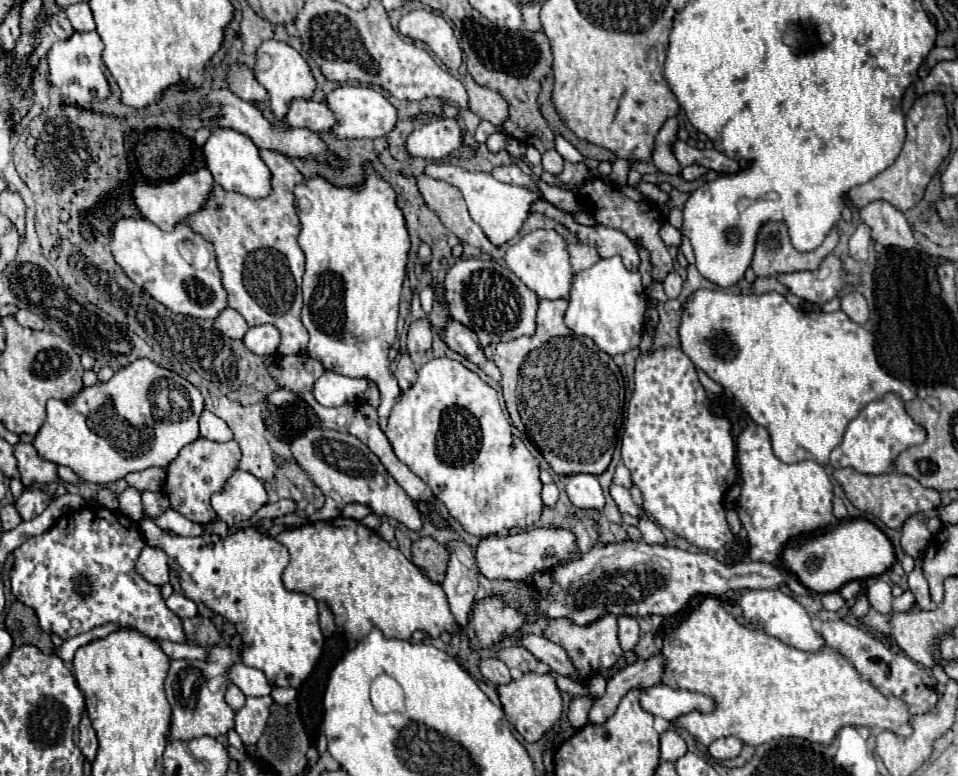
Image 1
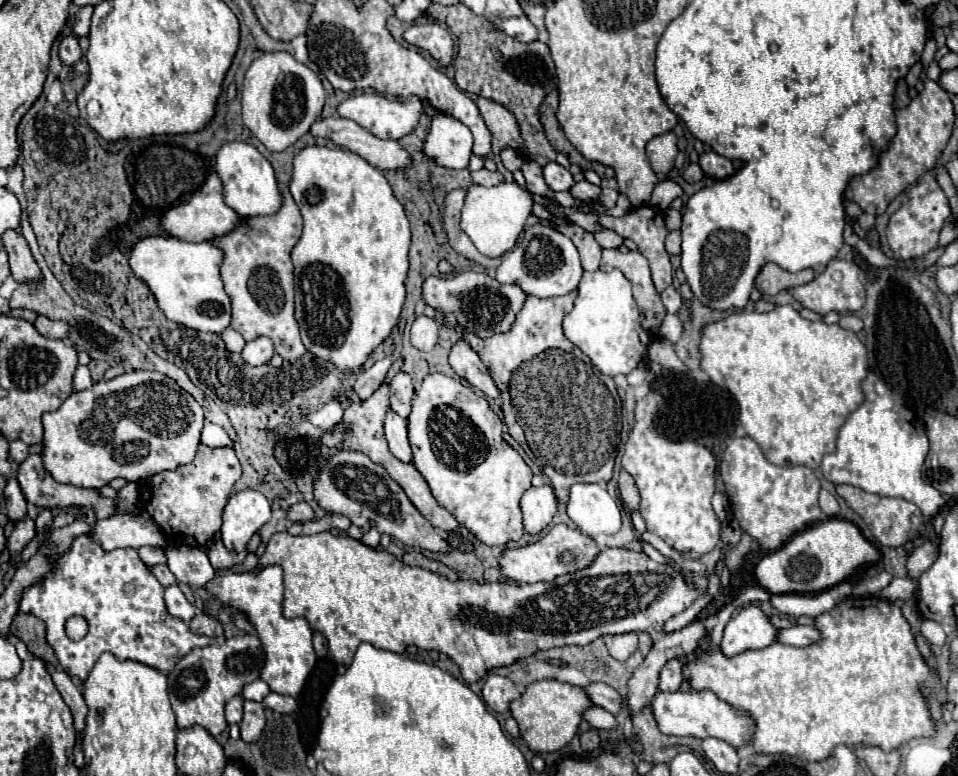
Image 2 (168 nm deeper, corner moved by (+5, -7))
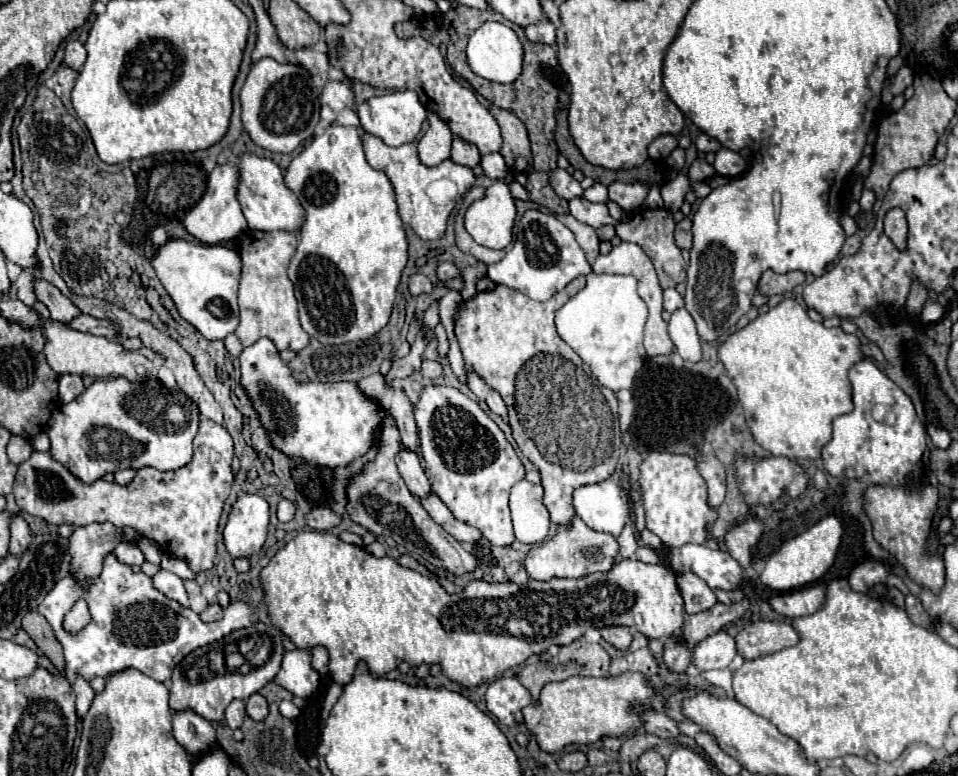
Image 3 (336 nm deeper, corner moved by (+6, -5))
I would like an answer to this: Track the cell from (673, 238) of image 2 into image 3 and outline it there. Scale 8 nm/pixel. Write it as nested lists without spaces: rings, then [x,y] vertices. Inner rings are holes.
[[[686,216],[680,224],[676,224],[676,244],[684,250],[692,248],[692,218]]]

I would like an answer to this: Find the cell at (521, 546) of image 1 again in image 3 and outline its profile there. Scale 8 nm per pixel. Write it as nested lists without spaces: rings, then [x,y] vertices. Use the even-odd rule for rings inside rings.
[[[574,518],[572,526],[562,528],[552,540],[546,544],[538,544],[532,548],[532,552],[526,556],[524,566],[530,578],[536,580],[552,580],[552,578],[582,578],[594,572],[608,572],[618,556],[618,540],[610,534],[596,532],[588,528],[582,518]]]

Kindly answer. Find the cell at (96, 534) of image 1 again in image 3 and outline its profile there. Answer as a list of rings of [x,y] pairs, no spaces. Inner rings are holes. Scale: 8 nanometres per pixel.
[[[112,554],[106,556],[102,574],[90,582],[88,590],[80,590],[74,584],[74,578],[66,576],[48,592],[44,602],[38,606],[38,612],[50,622],[58,642],[64,648],[66,670],[92,680],[96,676],[108,678],[116,672],[136,668],[158,682],[166,682],[172,676],[174,666],[180,664],[182,658],[192,650],[212,644],[228,636],[232,630],[252,626],[256,622],[256,610],[258,606],[252,602],[236,600],[226,608],[222,620],[206,624],[196,612],[158,592],[152,586],[150,576],[132,572],[130,566],[120,564]],[[78,598],[84,598],[88,602],[90,624],[86,624],[78,634],[70,634],[62,628],[62,622]]]

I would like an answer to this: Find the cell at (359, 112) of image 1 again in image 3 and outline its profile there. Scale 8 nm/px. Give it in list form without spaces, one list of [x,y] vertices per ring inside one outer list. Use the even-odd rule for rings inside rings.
[[[414,90],[390,92],[390,94],[376,96],[360,104],[360,126],[368,134],[378,136],[388,146],[402,146],[402,144],[414,142],[422,128],[424,118],[426,118],[426,108],[420,104],[418,94]]]

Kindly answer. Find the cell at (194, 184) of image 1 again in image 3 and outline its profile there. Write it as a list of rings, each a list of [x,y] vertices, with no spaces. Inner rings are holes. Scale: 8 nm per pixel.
[[[228,164],[216,166],[214,172],[210,174],[210,180],[208,180],[208,186],[206,186],[206,192],[204,192],[202,200],[186,214],[184,228],[192,236],[196,236],[200,242],[204,242],[204,244],[228,242],[228,240],[236,238],[238,234],[242,234],[248,228],[246,218],[242,216],[238,198],[236,198],[238,178],[240,178],[240,172],[238,172],[236,166],[228,166]]]

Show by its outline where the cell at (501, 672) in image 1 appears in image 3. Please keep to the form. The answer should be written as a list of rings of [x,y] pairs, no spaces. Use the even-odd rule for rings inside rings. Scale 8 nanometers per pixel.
[[[496,678],[486,692],[486,706],[500,724],[514,728],[524,722],[522,710],[532,704],[530,692],[516,678]]]

